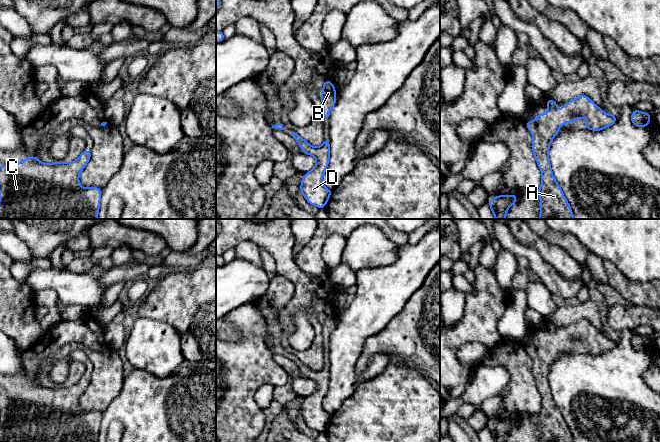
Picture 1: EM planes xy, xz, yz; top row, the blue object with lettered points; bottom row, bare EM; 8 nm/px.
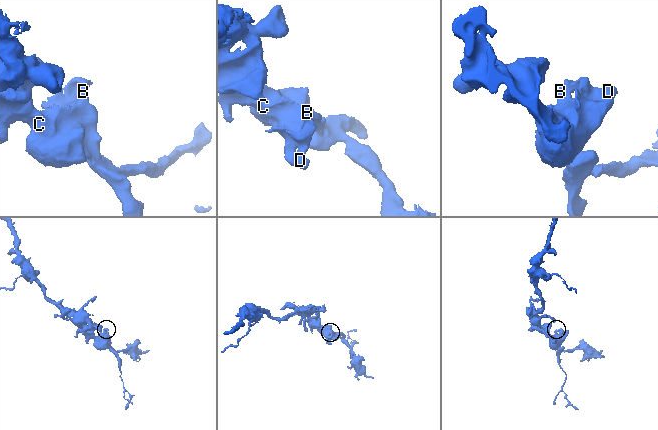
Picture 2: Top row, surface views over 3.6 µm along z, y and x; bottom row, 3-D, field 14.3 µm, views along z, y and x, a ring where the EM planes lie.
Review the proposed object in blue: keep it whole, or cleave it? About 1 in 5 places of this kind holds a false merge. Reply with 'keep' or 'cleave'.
keep

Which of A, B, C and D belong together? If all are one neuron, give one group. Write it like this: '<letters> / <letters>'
A B C D

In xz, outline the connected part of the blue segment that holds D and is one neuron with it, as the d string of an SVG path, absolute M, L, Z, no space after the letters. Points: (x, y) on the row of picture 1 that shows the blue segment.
M290 131L289 135L298 142L305 154L312 155L316 158L316 166L305 173L302 178L300 191L309 204L319 209L325 208L332 192L332 190L326 188L322 183L322 177L327 169L330 158L329 141L324 139L320 147L314 147L294 131Z

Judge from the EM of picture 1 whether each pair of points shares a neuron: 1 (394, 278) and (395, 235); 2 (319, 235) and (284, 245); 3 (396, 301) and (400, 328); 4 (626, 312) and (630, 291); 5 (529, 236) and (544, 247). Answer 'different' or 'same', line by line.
1: different
2: different
3: different
4: different
5: same

